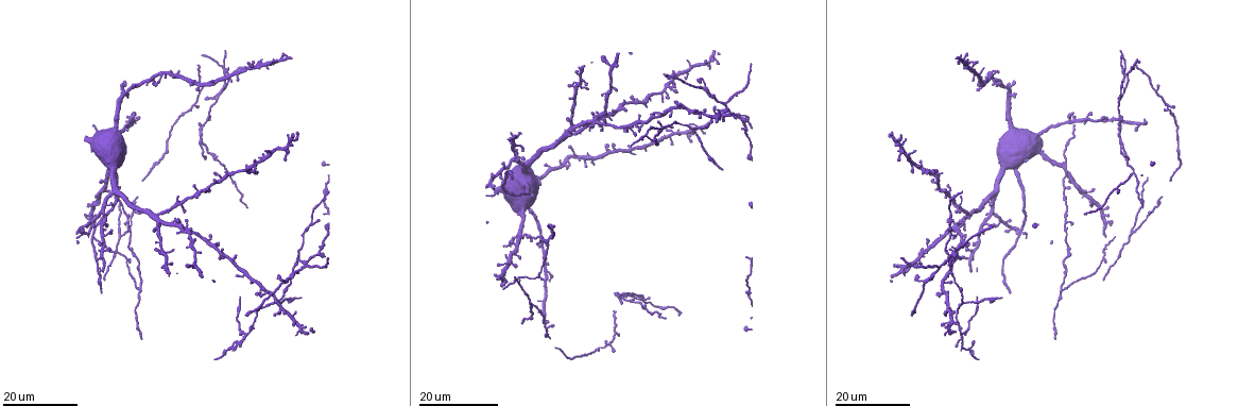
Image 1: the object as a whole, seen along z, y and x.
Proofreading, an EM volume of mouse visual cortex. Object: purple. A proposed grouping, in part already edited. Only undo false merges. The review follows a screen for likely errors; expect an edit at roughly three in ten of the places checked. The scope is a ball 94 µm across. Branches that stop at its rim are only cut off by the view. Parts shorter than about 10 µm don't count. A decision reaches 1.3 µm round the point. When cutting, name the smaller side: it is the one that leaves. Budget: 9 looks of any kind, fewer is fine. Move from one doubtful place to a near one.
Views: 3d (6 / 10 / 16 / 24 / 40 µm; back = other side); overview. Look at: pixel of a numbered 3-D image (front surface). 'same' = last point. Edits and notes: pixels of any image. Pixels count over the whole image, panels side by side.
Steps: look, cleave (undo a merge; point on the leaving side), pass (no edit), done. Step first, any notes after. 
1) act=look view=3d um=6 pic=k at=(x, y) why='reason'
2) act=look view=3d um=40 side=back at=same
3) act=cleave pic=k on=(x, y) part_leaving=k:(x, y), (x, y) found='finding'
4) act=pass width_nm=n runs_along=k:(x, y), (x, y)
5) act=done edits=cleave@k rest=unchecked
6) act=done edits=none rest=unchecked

act=look view=3d um=24 pic=1 at=(296, 262)

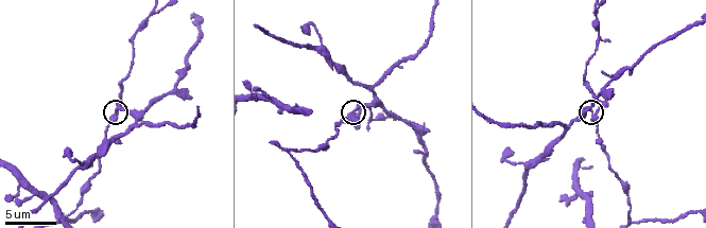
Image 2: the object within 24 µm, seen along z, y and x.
act=look view=3d um=6 pic=2 at=(117, 110)

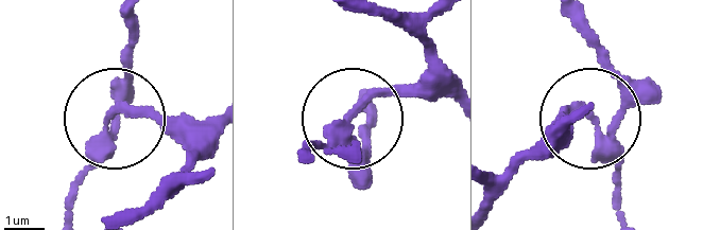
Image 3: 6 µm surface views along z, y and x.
act=cleave pic=3 on=(126, 107) arms=3 part_leaving=3:(99, 141), (129, 114), (210, 124) found='two neurons meet here'

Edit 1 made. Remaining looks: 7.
act=look view=3d um=24 pic=1 at=(244, 334) why='arms part here'

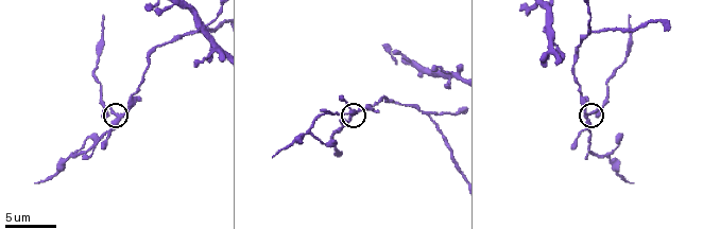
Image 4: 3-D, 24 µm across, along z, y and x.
act=look view=3d um=6 pic=4 at=(587, 116)

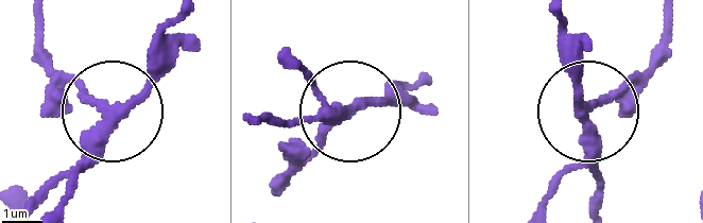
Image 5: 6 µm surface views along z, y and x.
act=cleave pic=5 on=(62, 96) arms=3 part_leaving=5:(106, 109), (58, 72), (38, 12) found='a second neuron is stuck on'

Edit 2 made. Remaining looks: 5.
act=look view=3d um=10 pic=4 at=(588, 33) why='side arm on a straight run'

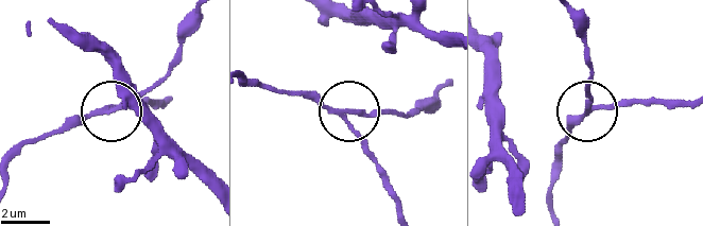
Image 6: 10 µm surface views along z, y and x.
act=look view=3d um=10 side=back pic=6 at=(588, 109)

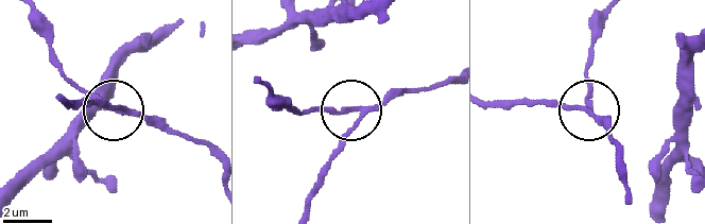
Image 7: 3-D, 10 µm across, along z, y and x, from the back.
act=cleave pic=7 on=(345, 135) arms=3 part_leaving=7:(368, 110), (326, 170), (310, 206) found='a second neuron is stuck on'

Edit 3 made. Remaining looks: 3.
act=look view=overview why='redraw'

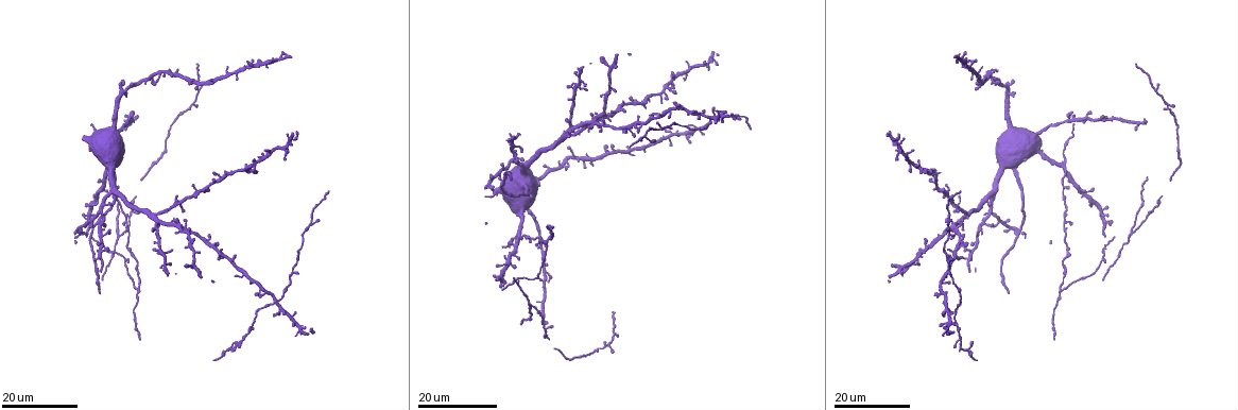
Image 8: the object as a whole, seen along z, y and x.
act=look view=3d um=24 pic=8 at=(1064, 168) why='branch point'

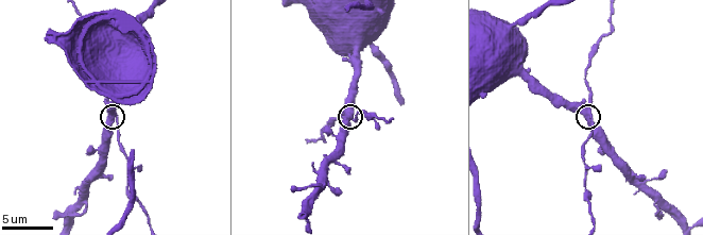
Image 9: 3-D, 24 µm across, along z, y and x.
act=look view=3d um=10 pic=9 at=(351, 118) why='closer look'

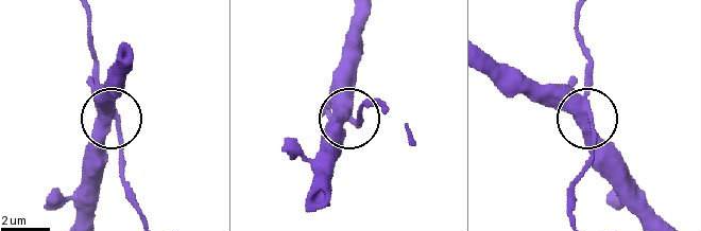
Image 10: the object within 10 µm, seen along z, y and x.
act=pass arms=3 runs_along=10:(490, 58), (557, 88), (581, 110), (594, 170) found='one neuron here'

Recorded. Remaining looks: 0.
act=done edits=cleave@3,cleave@5,cleave@7 rest=unchecked

